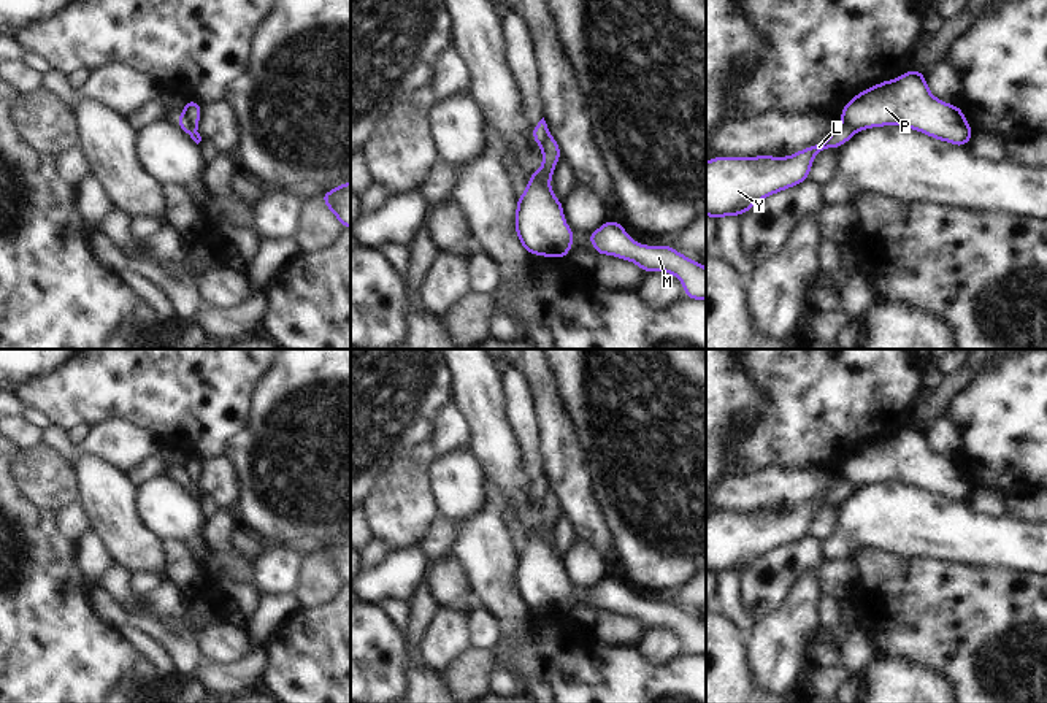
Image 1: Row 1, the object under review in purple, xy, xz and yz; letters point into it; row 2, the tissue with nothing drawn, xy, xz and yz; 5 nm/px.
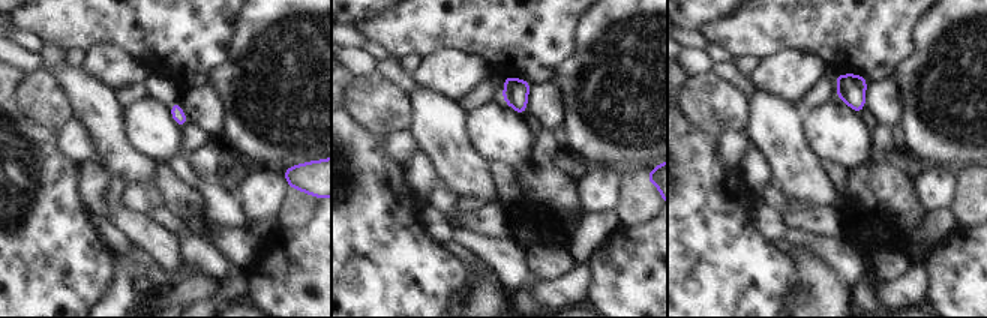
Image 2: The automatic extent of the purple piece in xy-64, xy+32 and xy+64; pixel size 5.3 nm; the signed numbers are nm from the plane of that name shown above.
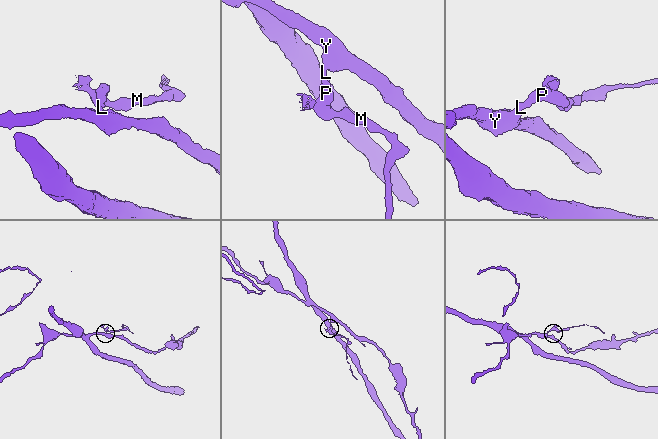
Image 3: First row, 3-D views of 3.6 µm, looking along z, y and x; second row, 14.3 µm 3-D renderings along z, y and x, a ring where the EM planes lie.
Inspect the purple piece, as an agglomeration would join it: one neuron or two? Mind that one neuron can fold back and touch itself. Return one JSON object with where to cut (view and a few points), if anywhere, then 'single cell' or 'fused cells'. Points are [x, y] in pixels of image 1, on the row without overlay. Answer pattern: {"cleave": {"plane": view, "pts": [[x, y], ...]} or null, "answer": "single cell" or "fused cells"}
{"cleave": {"plane": "xy", "pts": [[181, 470], [195, 484]]}, "answer": "fused cells"}

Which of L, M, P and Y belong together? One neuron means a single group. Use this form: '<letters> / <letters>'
L Y / M P

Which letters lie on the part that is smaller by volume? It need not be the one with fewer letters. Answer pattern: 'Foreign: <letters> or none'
Foreign: M, P.

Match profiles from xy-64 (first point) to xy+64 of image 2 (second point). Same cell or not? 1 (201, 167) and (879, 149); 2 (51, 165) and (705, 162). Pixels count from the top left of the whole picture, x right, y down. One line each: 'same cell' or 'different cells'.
1: same cell
2: same cell

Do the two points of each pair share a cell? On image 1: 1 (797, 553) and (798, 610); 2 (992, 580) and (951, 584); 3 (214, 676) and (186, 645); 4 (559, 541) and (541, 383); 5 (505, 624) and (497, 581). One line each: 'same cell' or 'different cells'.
1: different cells
2: same cell
3: different cells
4: different cells
5: same cell

